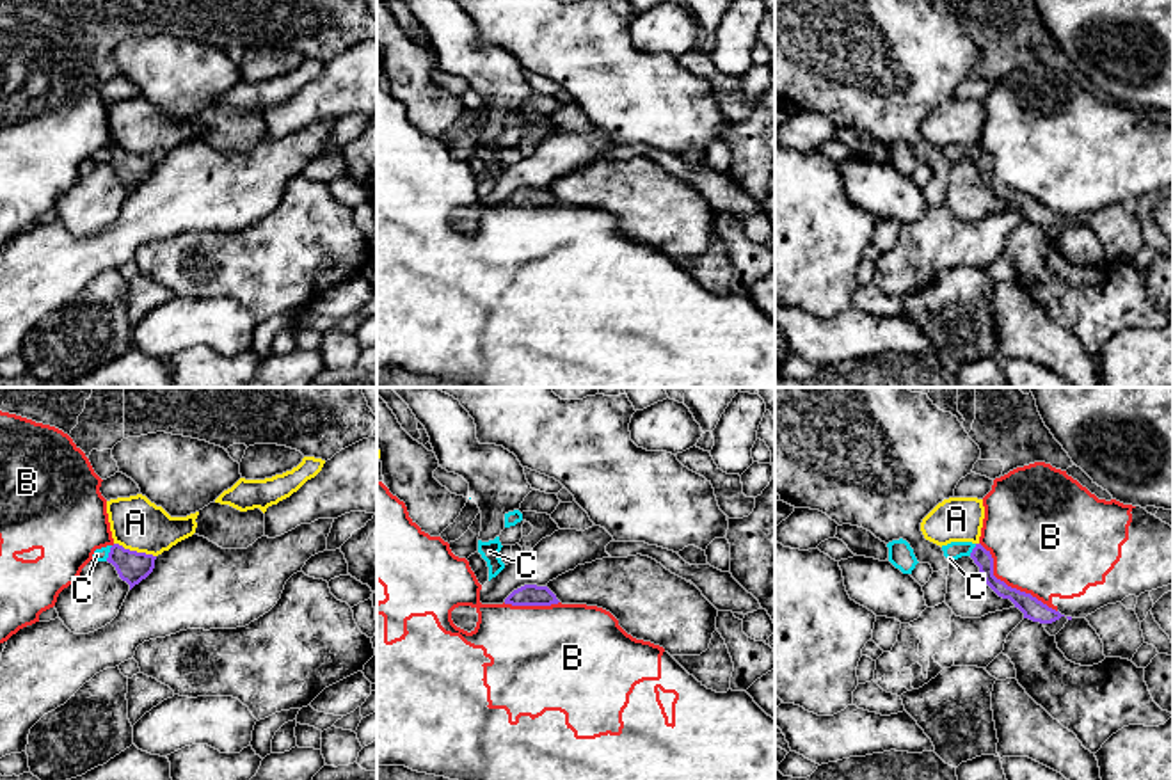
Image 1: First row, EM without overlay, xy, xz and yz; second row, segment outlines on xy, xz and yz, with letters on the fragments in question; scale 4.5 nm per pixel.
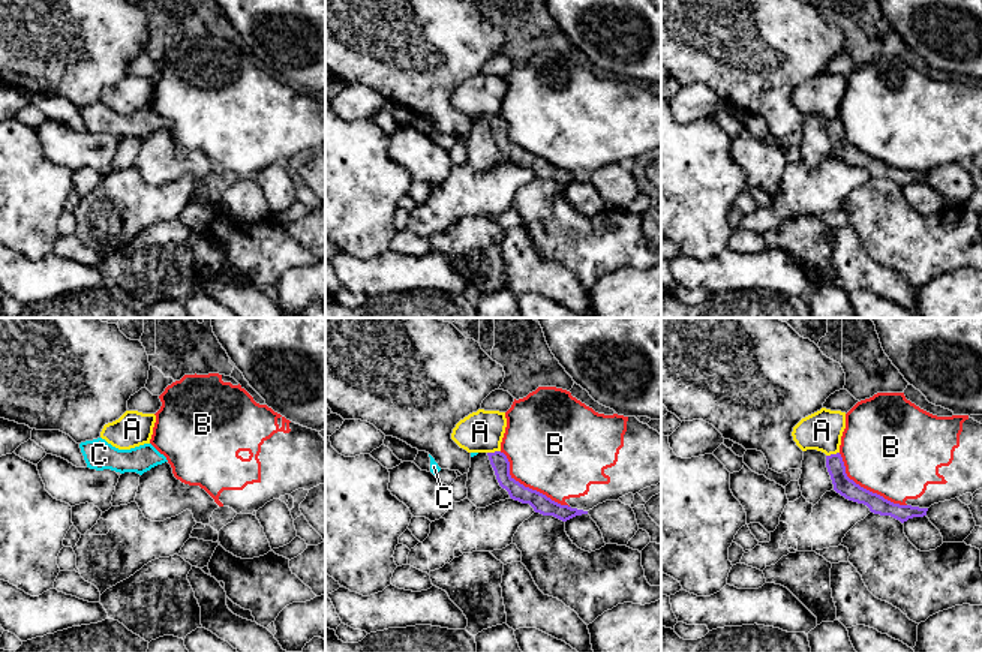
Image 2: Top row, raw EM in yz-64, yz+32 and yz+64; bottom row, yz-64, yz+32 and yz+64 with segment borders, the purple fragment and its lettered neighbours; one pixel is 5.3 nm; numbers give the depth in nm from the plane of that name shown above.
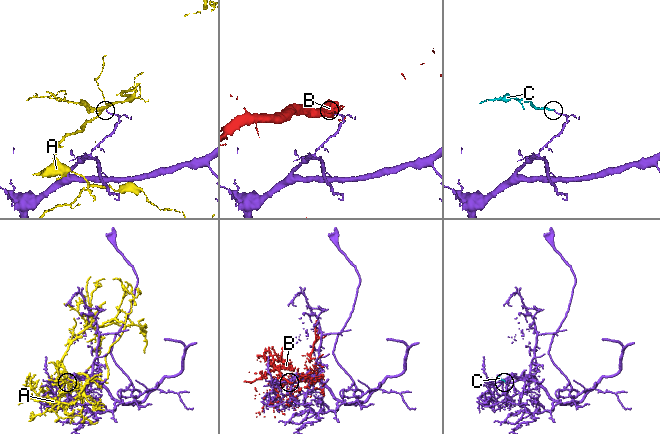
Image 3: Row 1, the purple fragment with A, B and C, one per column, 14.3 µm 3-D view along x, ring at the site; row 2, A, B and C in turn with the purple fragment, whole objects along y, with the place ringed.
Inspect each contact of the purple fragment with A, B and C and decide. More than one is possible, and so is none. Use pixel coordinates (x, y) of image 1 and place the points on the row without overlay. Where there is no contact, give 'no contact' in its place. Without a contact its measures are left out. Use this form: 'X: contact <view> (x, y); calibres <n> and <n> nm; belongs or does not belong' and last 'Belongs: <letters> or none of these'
A: contact xy (135, 153); calibres 140 and 240 nm; does not belong
B: contact yz (1010, 189); calibres 100 and 480 nm; does not belong
C: contact xy (109, 155); calibres 140 and 60 nm; belongs
Belongs: C

